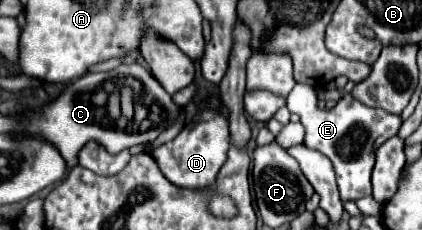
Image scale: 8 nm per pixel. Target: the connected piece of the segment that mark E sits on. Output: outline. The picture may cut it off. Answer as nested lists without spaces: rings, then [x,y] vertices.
[[[294,85],[288,95],[288,109],[290,113],[300,115],[300,123],[306,129],[304,145],[308,149],[320,151],[326,155],[336,171],[336,181],[340,187],[342,201],[356,201],[360,197],[370,195],[370,175],[376,161],[376,149],[390,137],[394,137],[402,125],[400,115],[386,113],[384,109],[366,107],[360,101],[352,99],[350,93],[342,93],[340,101],[332,109],[320,109],[316,105],[316,97],[312,87],[308,85]]]

